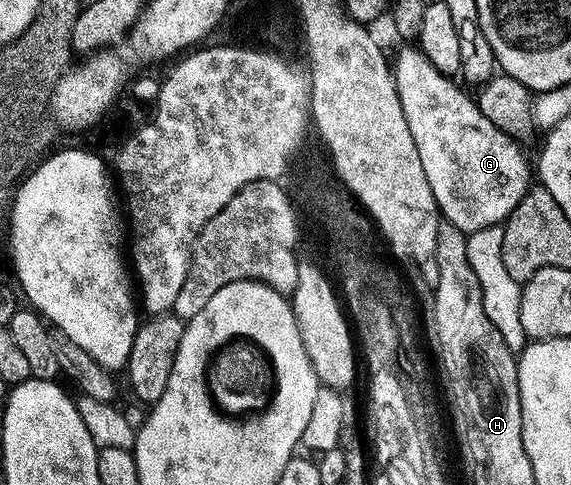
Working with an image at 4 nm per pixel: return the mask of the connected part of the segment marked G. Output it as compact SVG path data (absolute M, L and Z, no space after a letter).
M407 45L403 52L399 55L399 60L394 60L393 63L393 74L395 77L395 88L399 94L399 100L403 106L403 116L407 122L407 128L409 133L413 137L415 142L415 148L419 154L419 160L421 161L421 169L425 173L425 177L429 181L429 189L433 193L435 198L435 204L439 206L439 214L442 218L458 228L464 234L468 235L473 232L480 231L483 228L489 228L493 226L500 226L504 224L508 218L517 208L519 203L523 199L524 195L527 194L529 188L533 183L533 167L527 164L527 159L523 156L523 151L518 147L520 145L514 138L507 135L505 132L495 127L492 121L486 119L485 115L479 108L478 102L474 98L470 99L461 88L458 87L454 78L443 75L434 67L433 64L423 55L422 51L416 49L414 46Z

